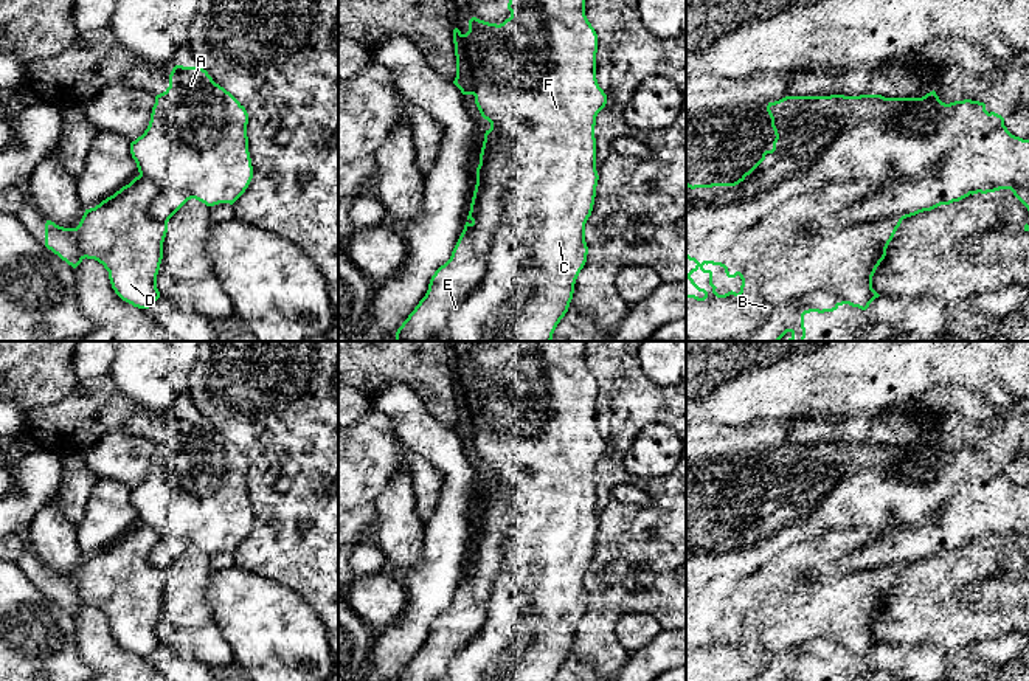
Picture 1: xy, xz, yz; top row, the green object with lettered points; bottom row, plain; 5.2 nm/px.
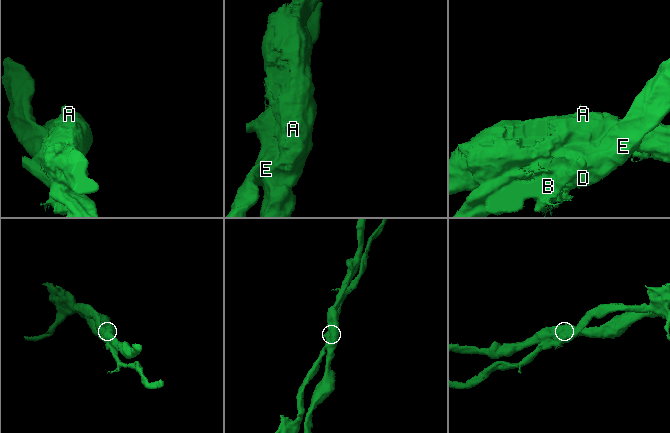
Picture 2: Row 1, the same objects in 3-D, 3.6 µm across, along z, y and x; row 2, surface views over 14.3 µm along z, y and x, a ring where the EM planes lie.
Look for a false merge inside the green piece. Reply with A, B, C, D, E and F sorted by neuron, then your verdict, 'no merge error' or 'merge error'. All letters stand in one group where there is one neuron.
groups A C F / B D E; merge error

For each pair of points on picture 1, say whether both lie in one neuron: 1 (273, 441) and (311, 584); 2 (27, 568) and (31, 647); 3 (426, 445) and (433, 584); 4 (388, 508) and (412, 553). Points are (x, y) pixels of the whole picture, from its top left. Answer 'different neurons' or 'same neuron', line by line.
1: same neuron
2: same neuron
3: same neuron
4: same neuron

